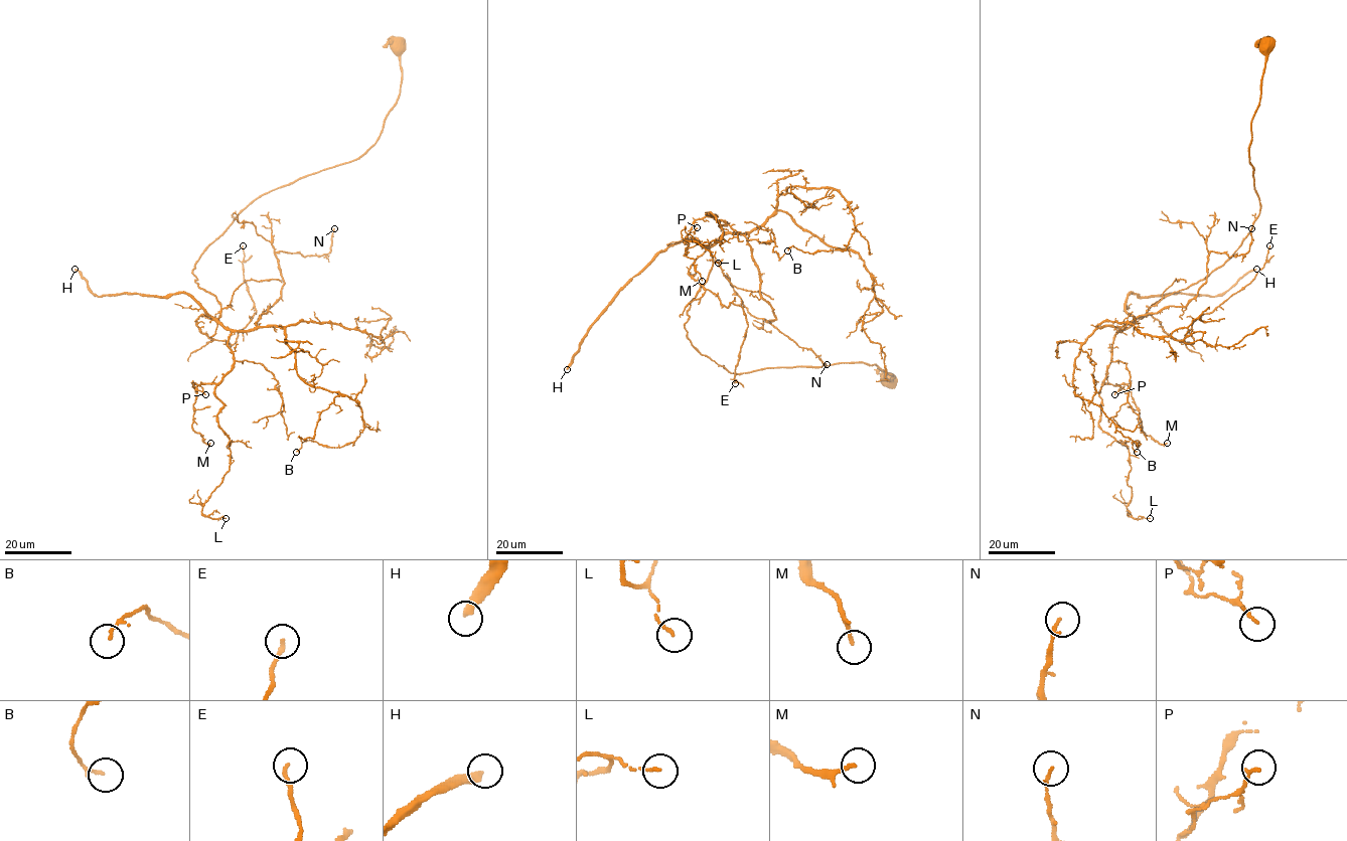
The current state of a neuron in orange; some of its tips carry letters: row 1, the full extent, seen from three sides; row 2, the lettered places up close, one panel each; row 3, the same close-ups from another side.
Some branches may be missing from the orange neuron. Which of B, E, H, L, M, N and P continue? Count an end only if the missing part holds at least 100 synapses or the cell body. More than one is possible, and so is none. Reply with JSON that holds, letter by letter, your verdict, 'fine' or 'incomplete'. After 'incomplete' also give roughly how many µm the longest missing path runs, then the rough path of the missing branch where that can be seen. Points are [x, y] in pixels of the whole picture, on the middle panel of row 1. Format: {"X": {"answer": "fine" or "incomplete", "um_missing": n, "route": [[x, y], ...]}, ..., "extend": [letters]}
{"B": {"answer": "fine"}, "E": {"answer": "fine"}, "H": {"answer": "incomplete", "um_missing": 250}, "L": {"answer": "fine"}, "M": {"answer": "fine"}, "N": {"answer": "fine"}, "P": {"answer": "fine"}, "extend": ["H"]}

